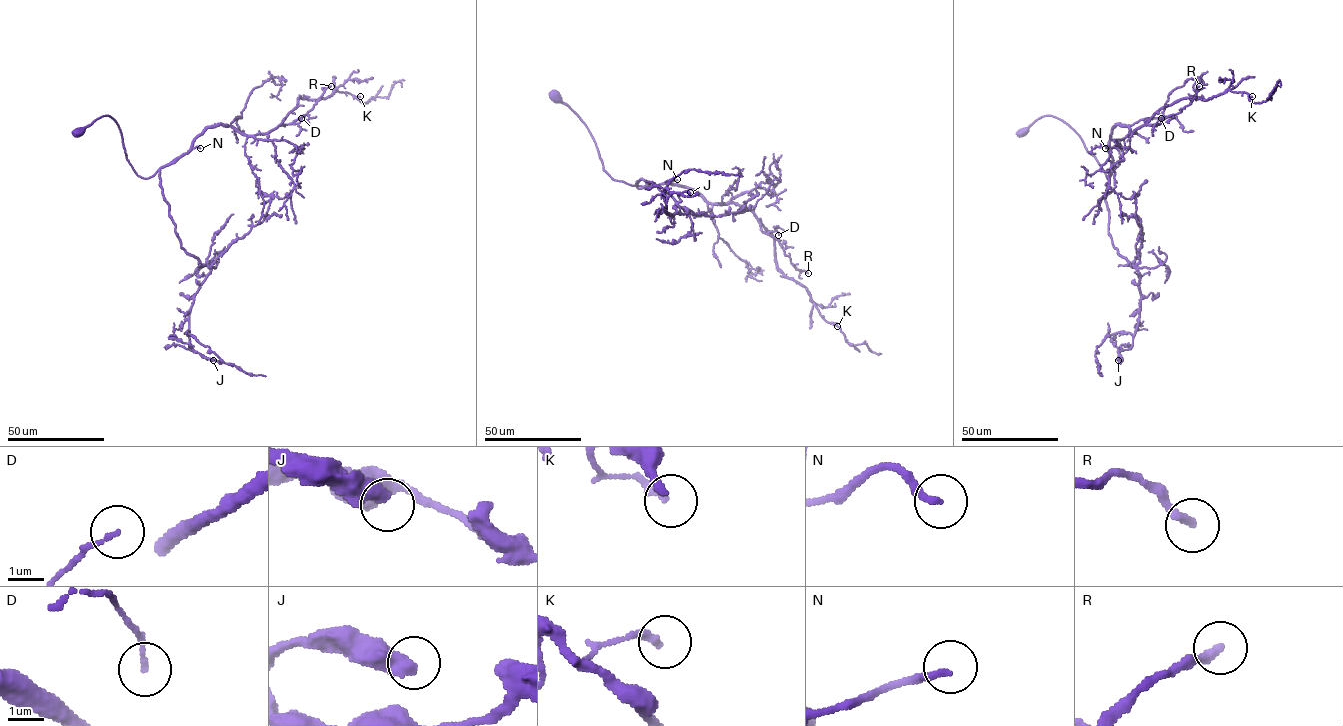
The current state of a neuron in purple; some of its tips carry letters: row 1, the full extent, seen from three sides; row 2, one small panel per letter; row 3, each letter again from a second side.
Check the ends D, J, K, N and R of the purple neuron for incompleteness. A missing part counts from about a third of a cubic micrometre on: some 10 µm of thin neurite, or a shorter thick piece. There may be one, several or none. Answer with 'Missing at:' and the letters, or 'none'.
Missing at: none

